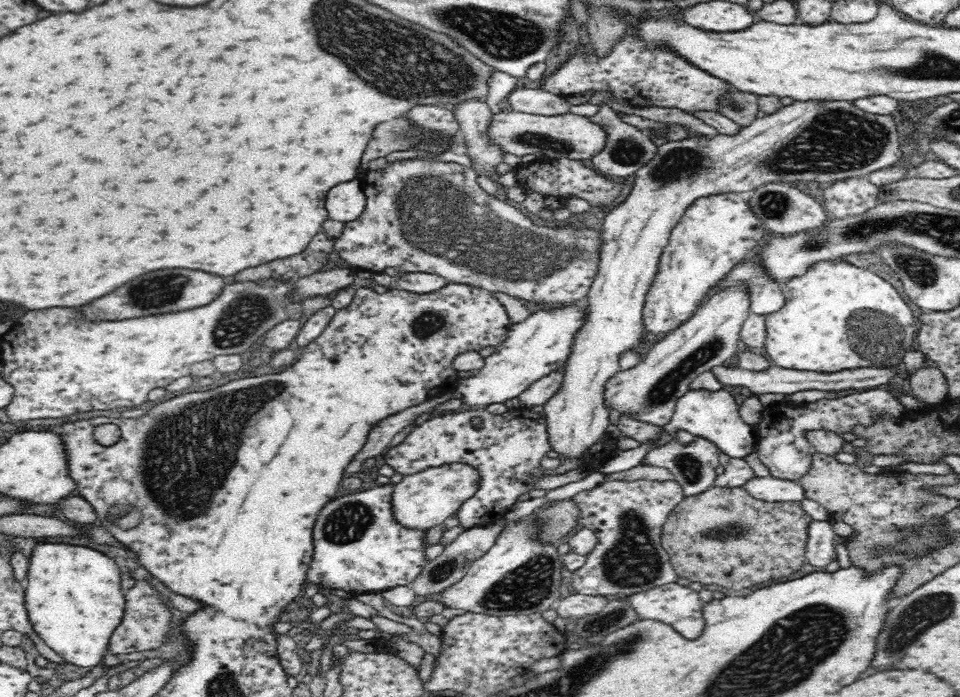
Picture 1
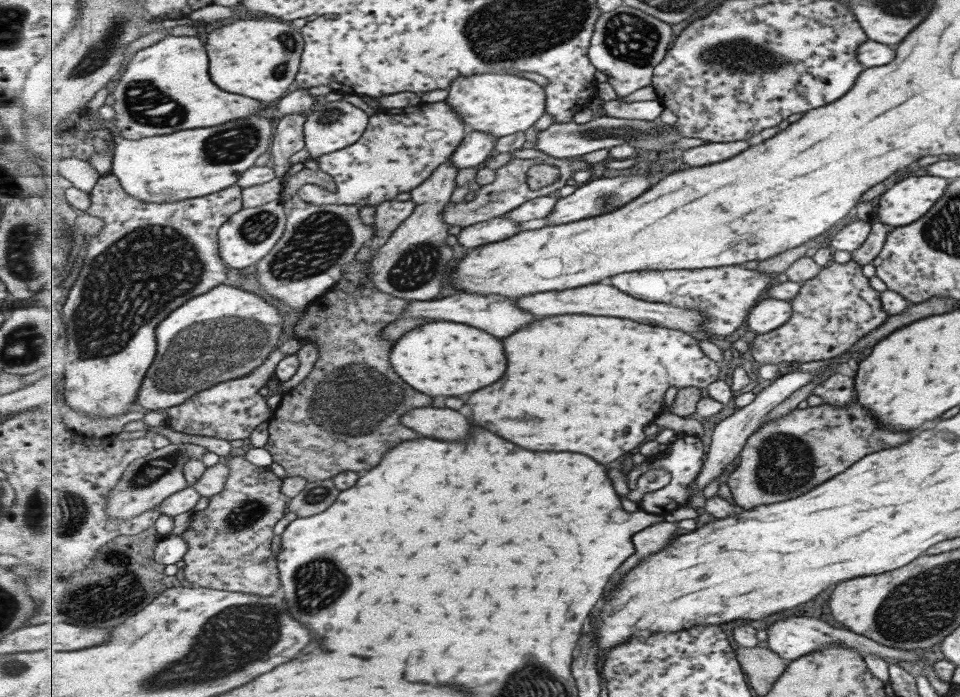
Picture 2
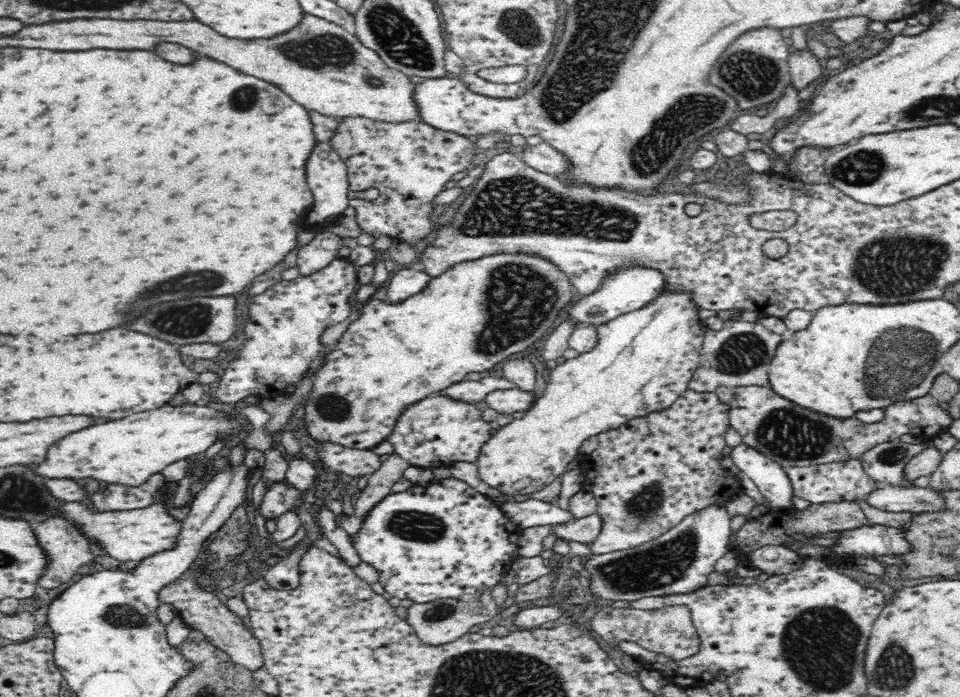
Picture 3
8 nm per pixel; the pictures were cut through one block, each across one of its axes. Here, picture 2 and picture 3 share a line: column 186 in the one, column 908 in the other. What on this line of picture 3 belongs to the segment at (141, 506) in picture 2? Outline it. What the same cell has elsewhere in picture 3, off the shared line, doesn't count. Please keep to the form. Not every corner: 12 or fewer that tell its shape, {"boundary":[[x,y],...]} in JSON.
{"boundary":[[900,437],[862,454],[866,474],[879,483],[914,488],[906,464],[923,443]]}

